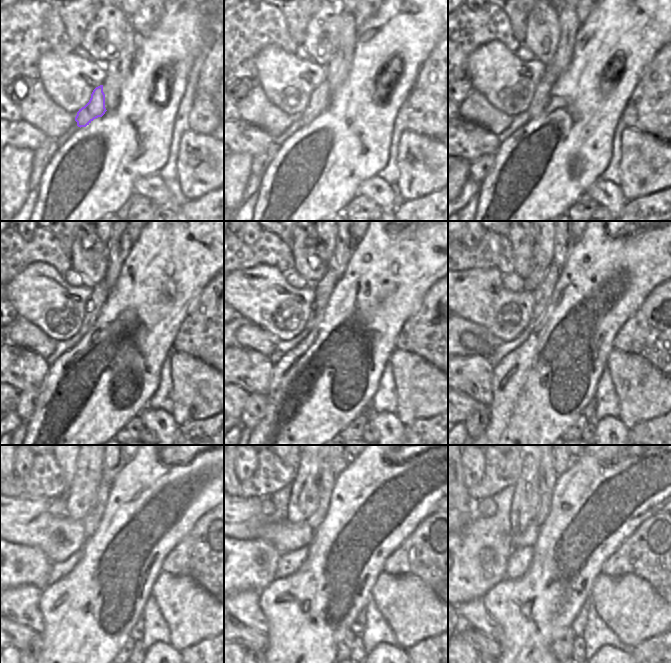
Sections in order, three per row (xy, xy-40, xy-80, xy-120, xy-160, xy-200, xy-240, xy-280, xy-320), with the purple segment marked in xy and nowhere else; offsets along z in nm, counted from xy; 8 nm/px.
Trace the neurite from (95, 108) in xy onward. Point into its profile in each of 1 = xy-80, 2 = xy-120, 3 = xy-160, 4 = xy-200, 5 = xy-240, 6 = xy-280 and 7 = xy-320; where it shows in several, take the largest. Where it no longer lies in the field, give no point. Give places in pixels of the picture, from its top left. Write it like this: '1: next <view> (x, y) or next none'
1: next xy-80 (540, 98)
2: next xy-120 (100, 292)
3: next xy-160 (323, 290)
4: next xy-200 (541, 296)
5: next xy-240 (91, 521)
6: next xy-280 (326, 482)
7: next xy-320 (548, 477)

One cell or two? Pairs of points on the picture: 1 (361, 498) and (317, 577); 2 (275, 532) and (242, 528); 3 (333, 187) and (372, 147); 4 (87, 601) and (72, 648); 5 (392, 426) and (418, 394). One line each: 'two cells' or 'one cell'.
1: one cell
2: one cell
3: one cell
4: one cell
5: two cells

